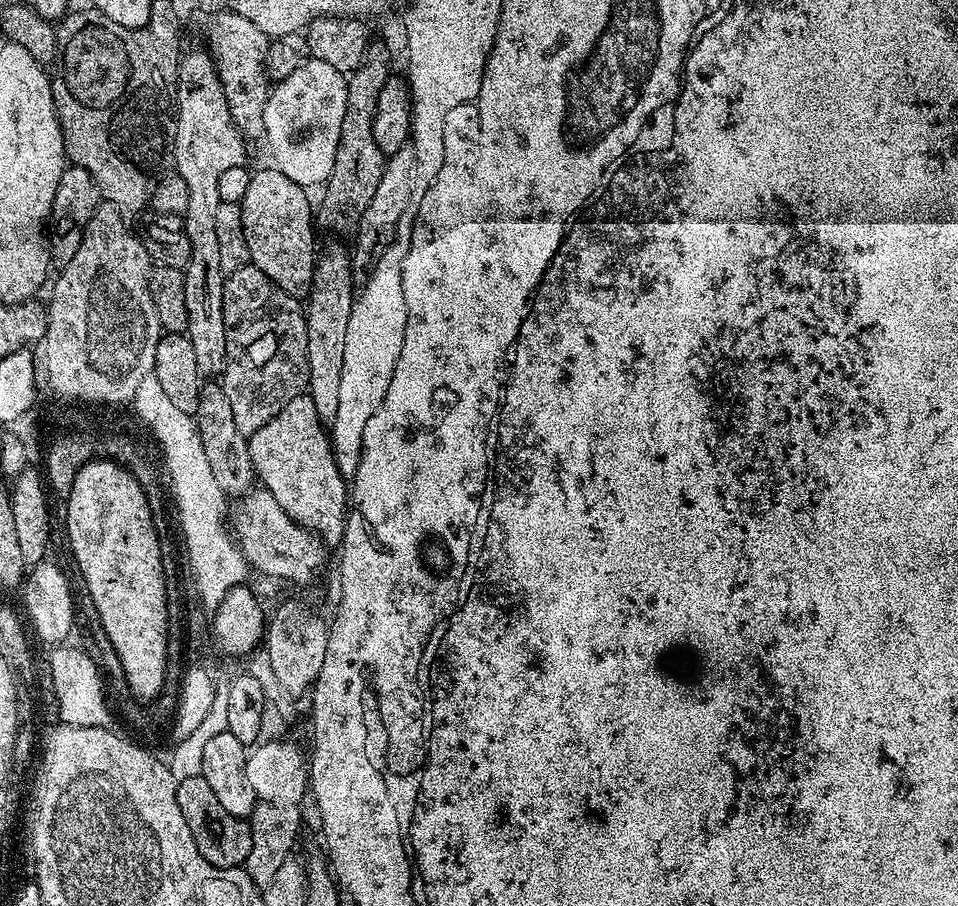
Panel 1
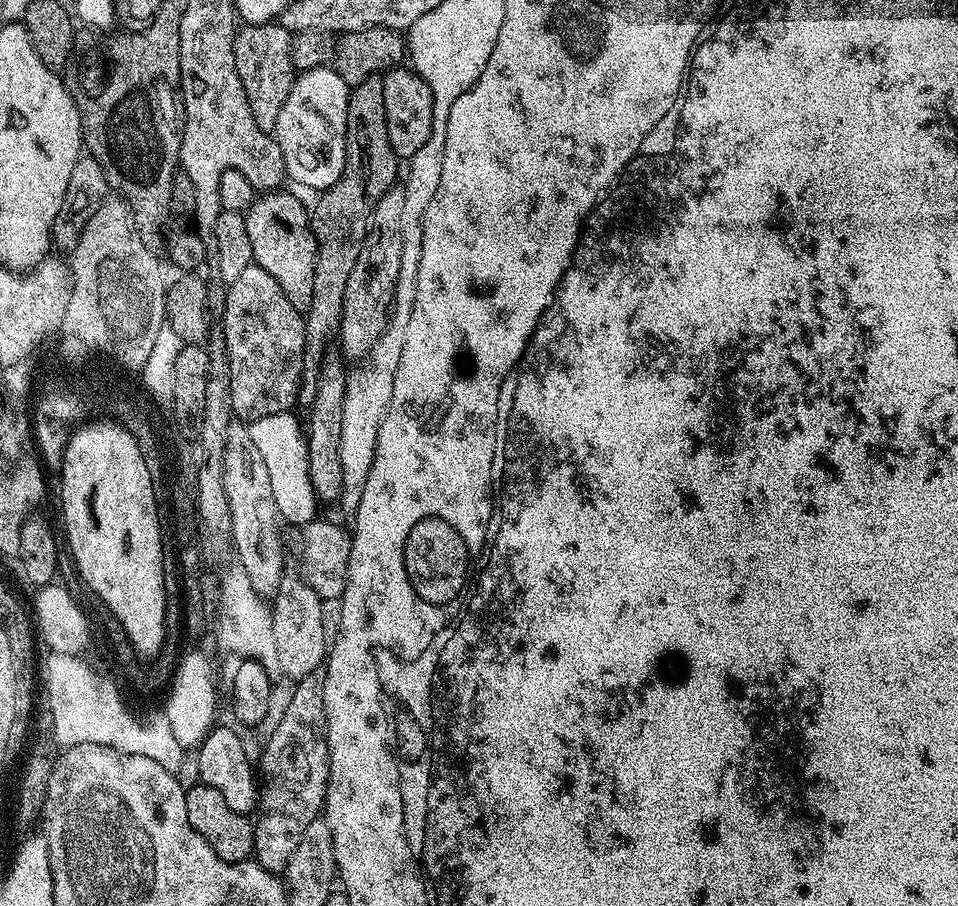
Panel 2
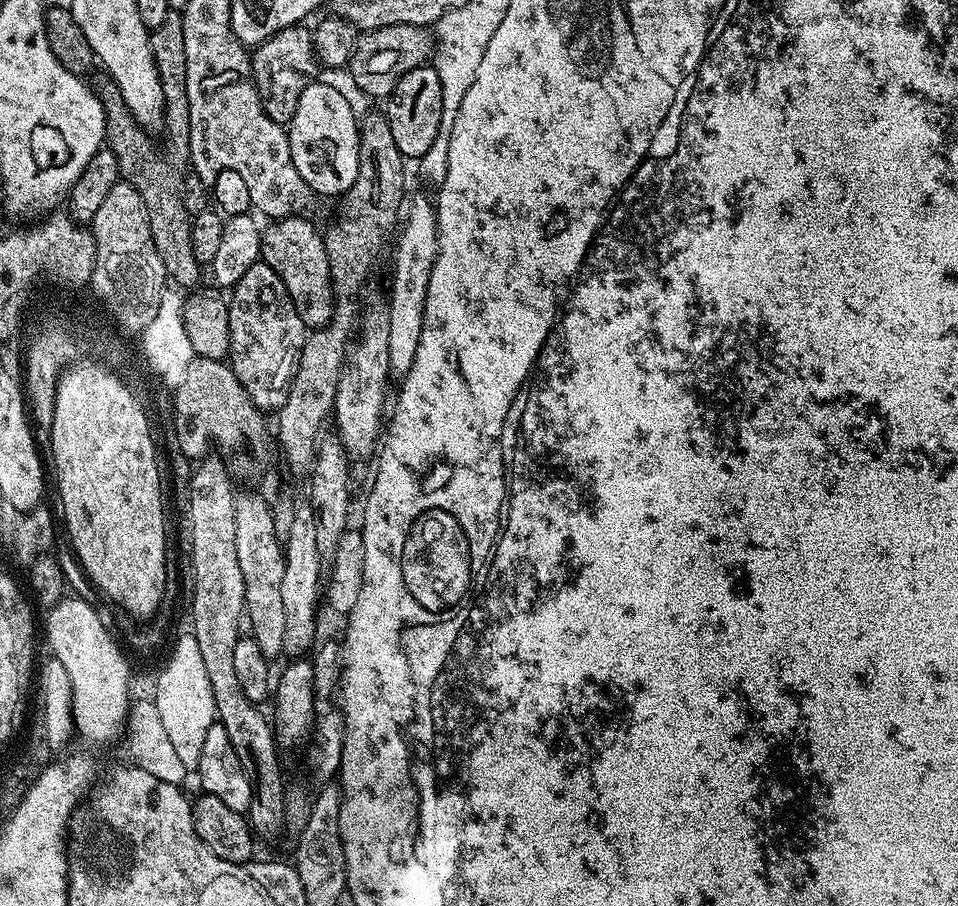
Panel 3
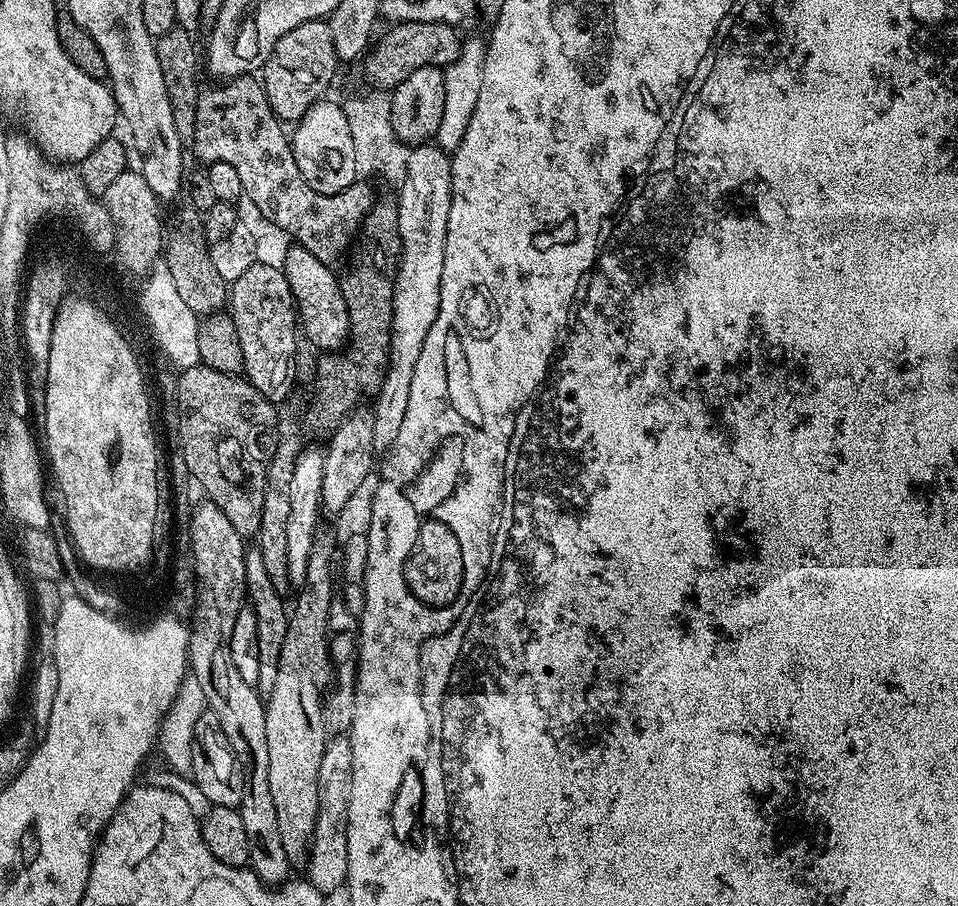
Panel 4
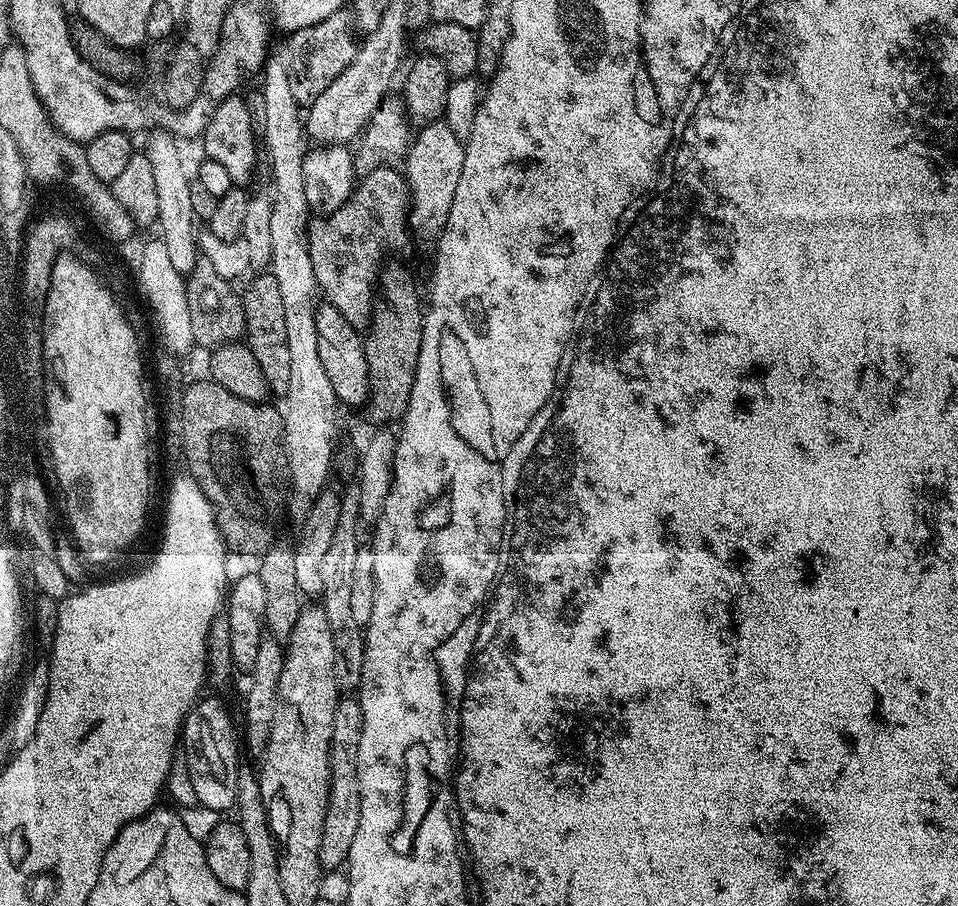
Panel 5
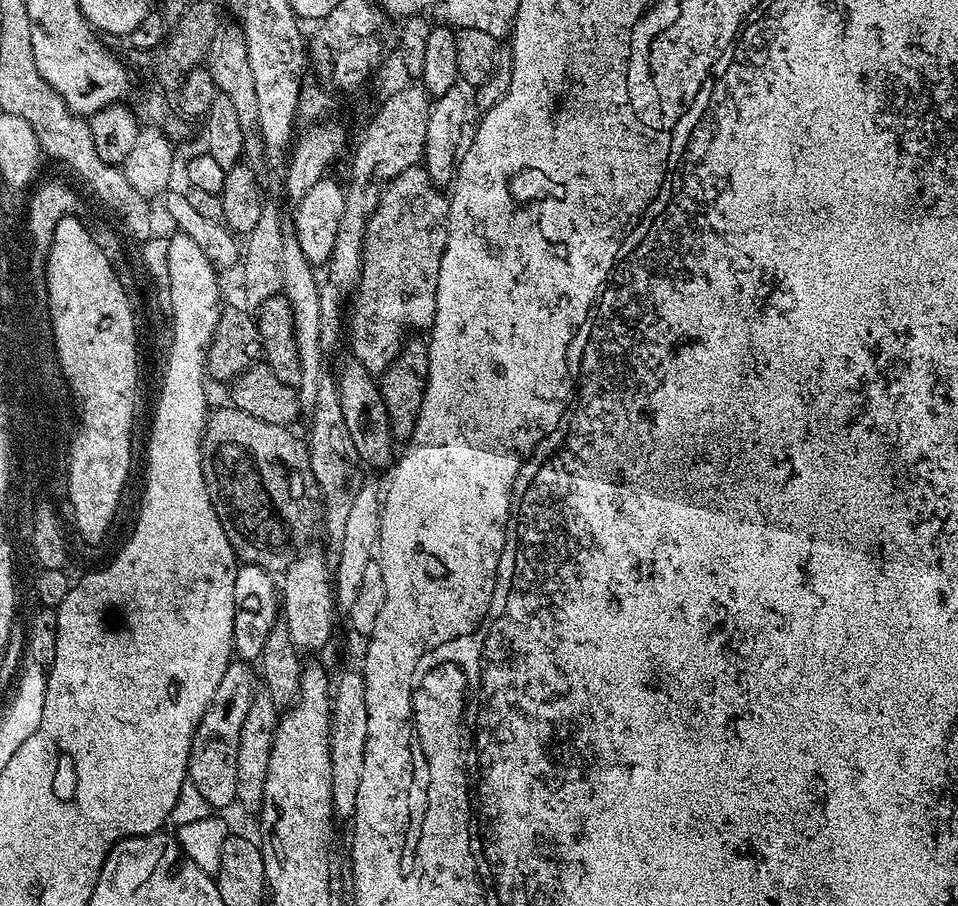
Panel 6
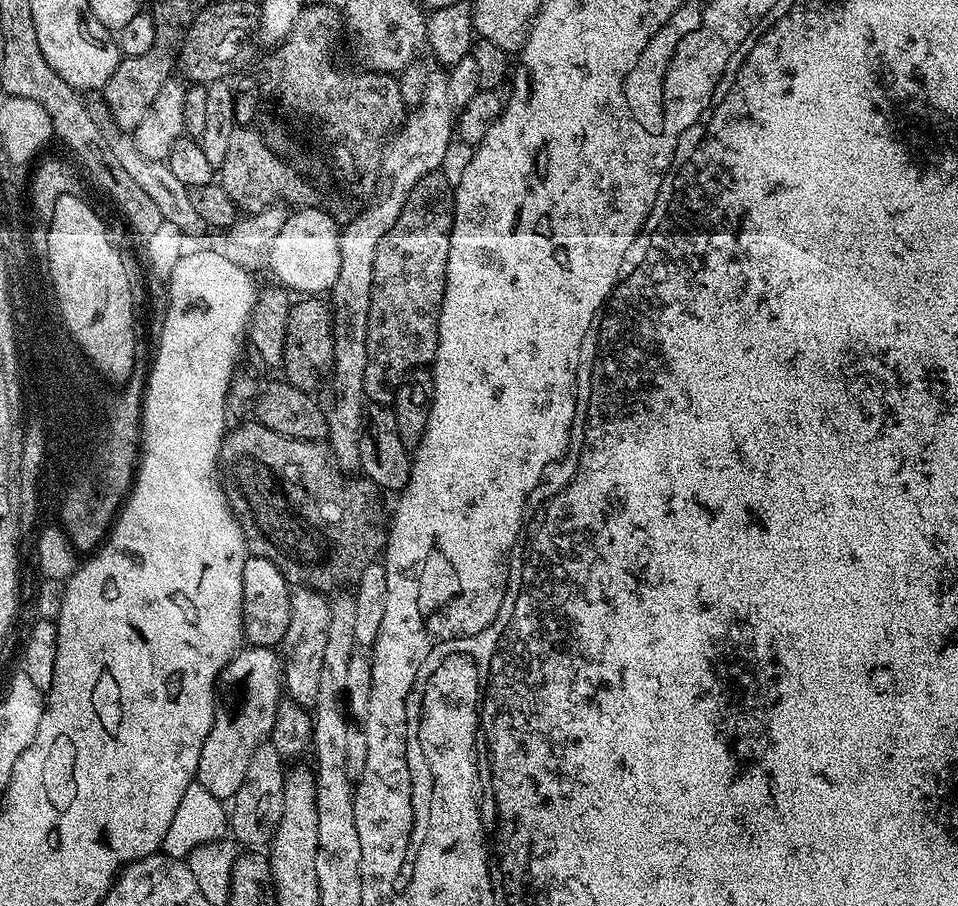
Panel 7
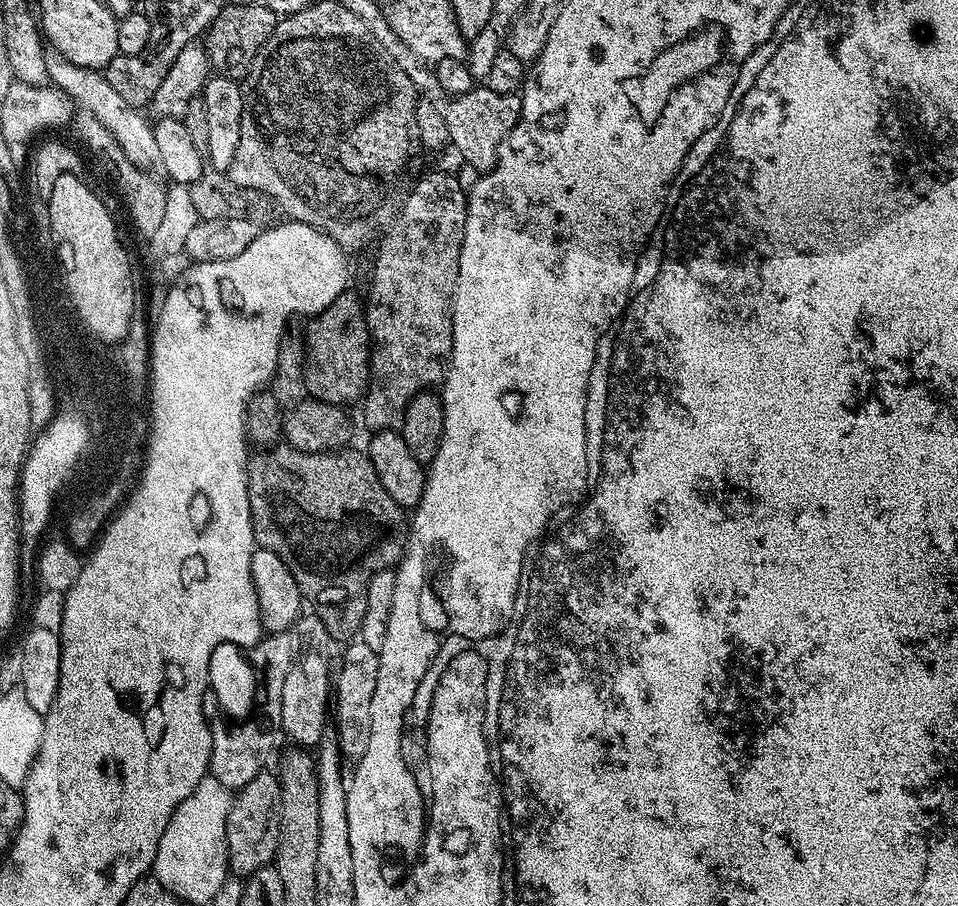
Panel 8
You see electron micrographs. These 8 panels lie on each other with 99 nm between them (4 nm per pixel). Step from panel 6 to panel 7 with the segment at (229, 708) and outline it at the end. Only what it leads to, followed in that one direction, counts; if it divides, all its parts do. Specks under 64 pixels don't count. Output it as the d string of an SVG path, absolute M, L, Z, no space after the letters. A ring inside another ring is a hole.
M241 647L224 667L222 676L232 684L240 684L240 709L229 716L217 715L211 730L206 732L195 783L206 786L214 798L228 802L238 786L242 786L242 778L246 778L246 766L250 766L254 750L271 737L274 714L278 712L278 702L282 698L284 666L281 653L276 648Z

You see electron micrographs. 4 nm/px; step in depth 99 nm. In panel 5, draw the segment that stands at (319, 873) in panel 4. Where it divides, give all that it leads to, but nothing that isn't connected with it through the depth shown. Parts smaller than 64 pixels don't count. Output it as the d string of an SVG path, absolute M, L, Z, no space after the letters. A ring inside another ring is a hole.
M352 694L341 695L334 710L334 734L330 734L330 798L326 823L322 825L322 846L318 848L321 869L343 869L348 862L350 845L362 818L362 798L358 782L358 742L362 742L362 706Z

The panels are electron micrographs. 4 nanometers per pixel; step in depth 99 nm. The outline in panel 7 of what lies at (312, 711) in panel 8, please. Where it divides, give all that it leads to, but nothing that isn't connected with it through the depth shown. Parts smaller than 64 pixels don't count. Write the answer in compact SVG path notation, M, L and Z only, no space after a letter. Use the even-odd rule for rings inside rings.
M307 586L297 587L290 598L290 626L286 626L286 638L282 645L284 666L282 686L286 691L287 699L306 709L311 709L316 703L320 675L322 675L322 658L326 651L326 633L329 630L329 597Z

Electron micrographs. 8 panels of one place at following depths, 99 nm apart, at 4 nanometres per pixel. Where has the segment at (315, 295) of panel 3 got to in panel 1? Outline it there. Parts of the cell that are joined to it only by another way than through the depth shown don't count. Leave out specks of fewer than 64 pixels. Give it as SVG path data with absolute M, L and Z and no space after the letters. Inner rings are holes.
M275 166L267 167L261 172L252 172L250 186L239 203L250 262L262 270L266 278L282 286L286 294L304 298L312 288L312 275L318 255L314 204L313 201L312 204L308 201L308 196L304 193L307 191L302 185L290 182L290 178L286 178L286 174L282 174Z

